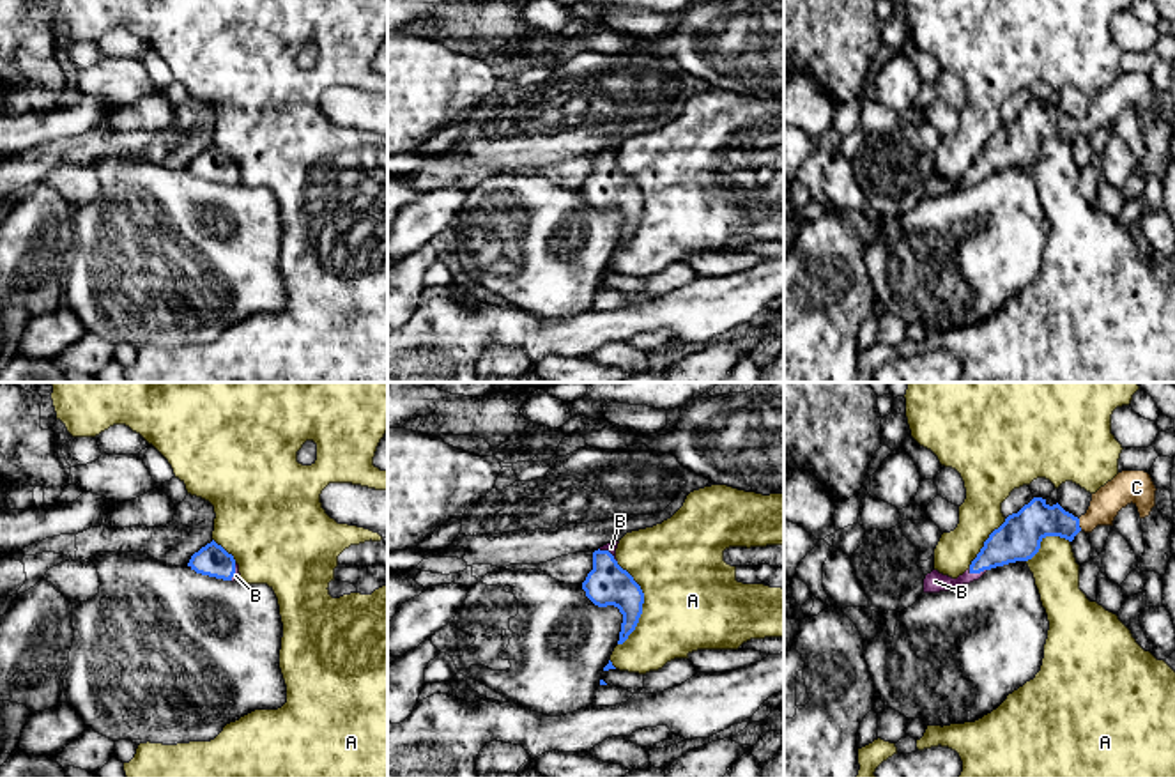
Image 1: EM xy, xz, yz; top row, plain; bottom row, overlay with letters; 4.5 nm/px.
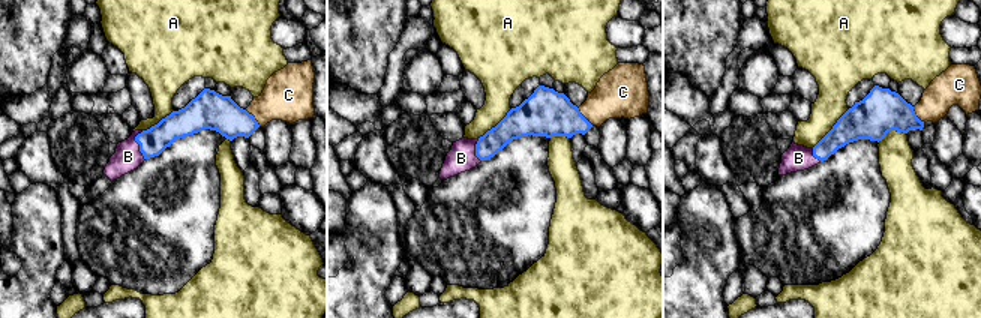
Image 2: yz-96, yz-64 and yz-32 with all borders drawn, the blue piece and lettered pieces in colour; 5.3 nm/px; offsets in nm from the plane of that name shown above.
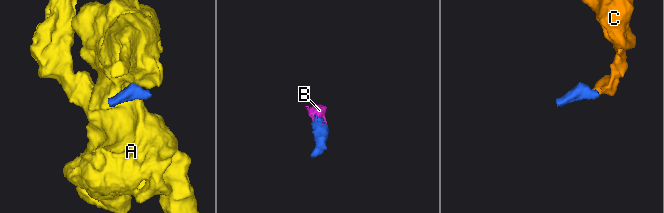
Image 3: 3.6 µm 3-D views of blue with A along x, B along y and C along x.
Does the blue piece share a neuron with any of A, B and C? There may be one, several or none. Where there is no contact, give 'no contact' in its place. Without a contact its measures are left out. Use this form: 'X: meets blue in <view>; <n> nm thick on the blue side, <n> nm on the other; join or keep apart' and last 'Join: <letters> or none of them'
A: meets blue in xz; 190 nm thick on the blue side, 440 nm on the other; keep apart
B: meets blue in yz; 200 nm thick on the blue side, 90 nm on the other; join
C: meets blue in yz; 180 nm thick on the blue side, 140 nm on the other; join
Join: B, C

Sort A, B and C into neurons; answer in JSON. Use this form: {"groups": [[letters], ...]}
{"groups": [["A"], ["B", "C"]]}

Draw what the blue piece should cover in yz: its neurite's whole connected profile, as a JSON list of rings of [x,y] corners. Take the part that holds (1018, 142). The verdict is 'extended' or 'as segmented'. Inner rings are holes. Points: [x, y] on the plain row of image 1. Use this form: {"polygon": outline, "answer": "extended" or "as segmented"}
{"polygon": [[[1122,74],[1092,97],[1090,110],[1079,122],[1065,115],[1058,106],[1049,110],[1046,103],[1033,101],[989,138],[963,179],[952,182],[938,173],[927,177],[924,196],[948,195],[979,184],[991,172],[1028,165],[1039,156],[1046,140],[1072,145],[1079,135],[1092,136],[1097,129],[1113,129],[1118,115],[1131,106],[1138,112],[1140,122],[1145,122],[1156,110],[1156,94],[1148,76]]], "answer": "extended"}

